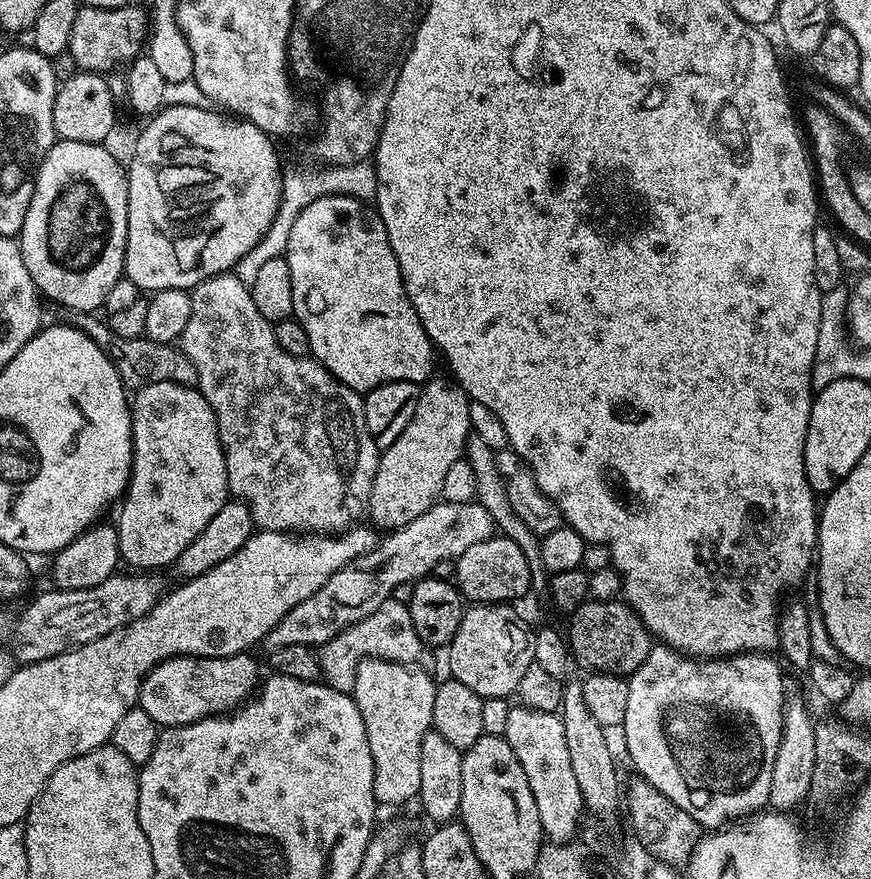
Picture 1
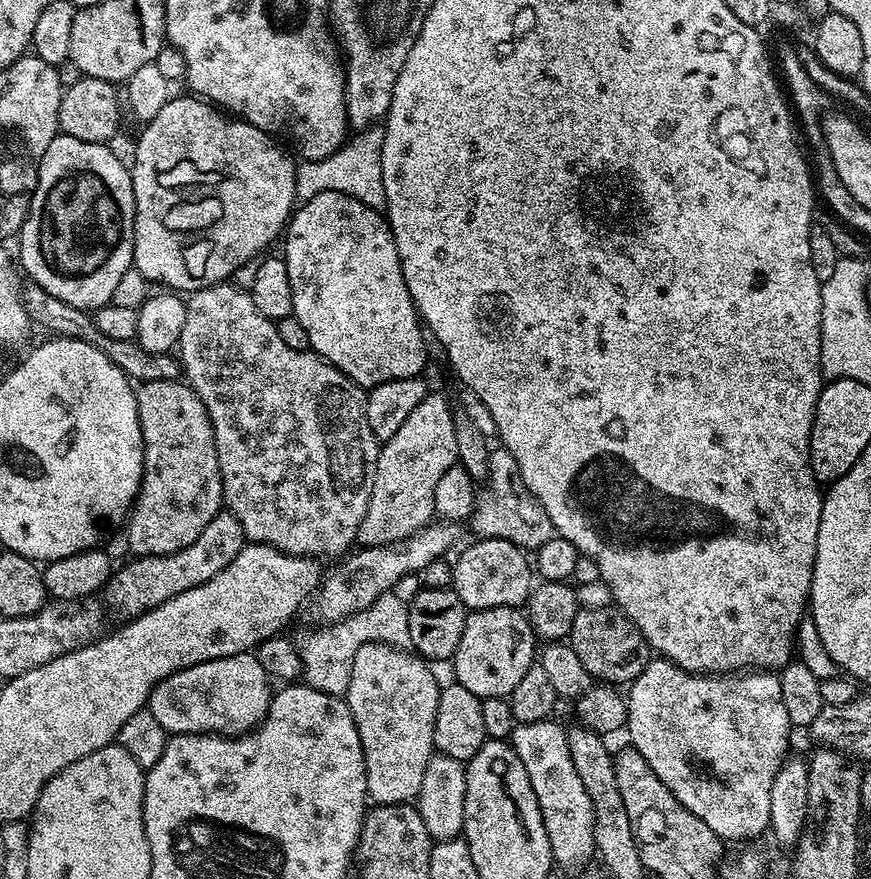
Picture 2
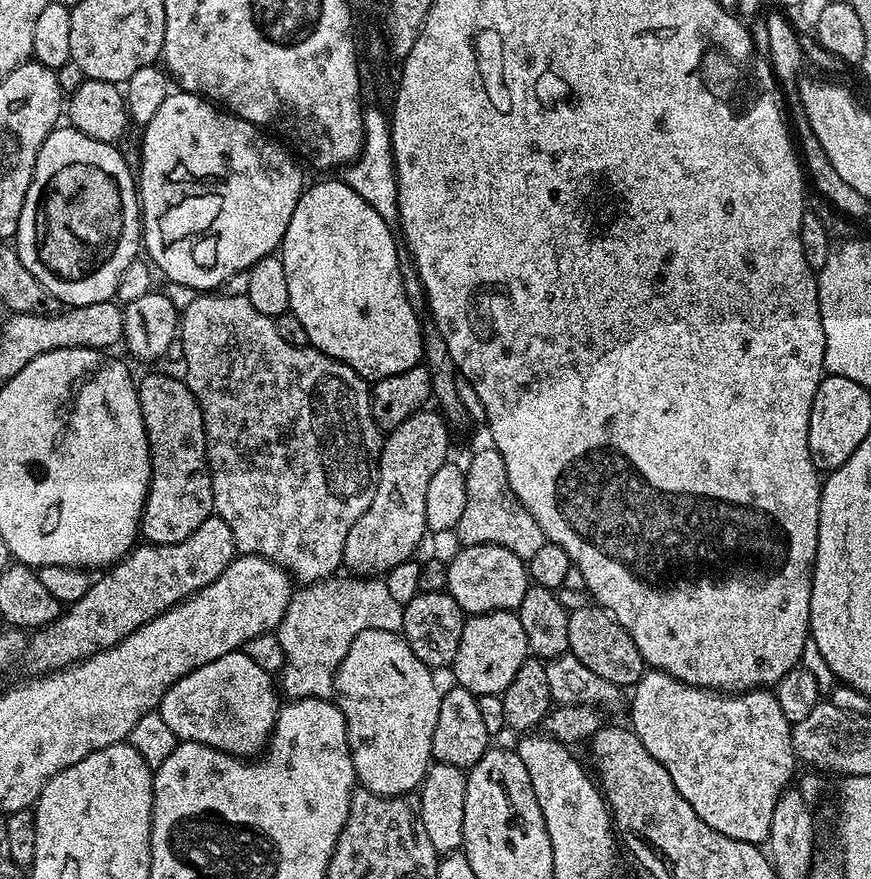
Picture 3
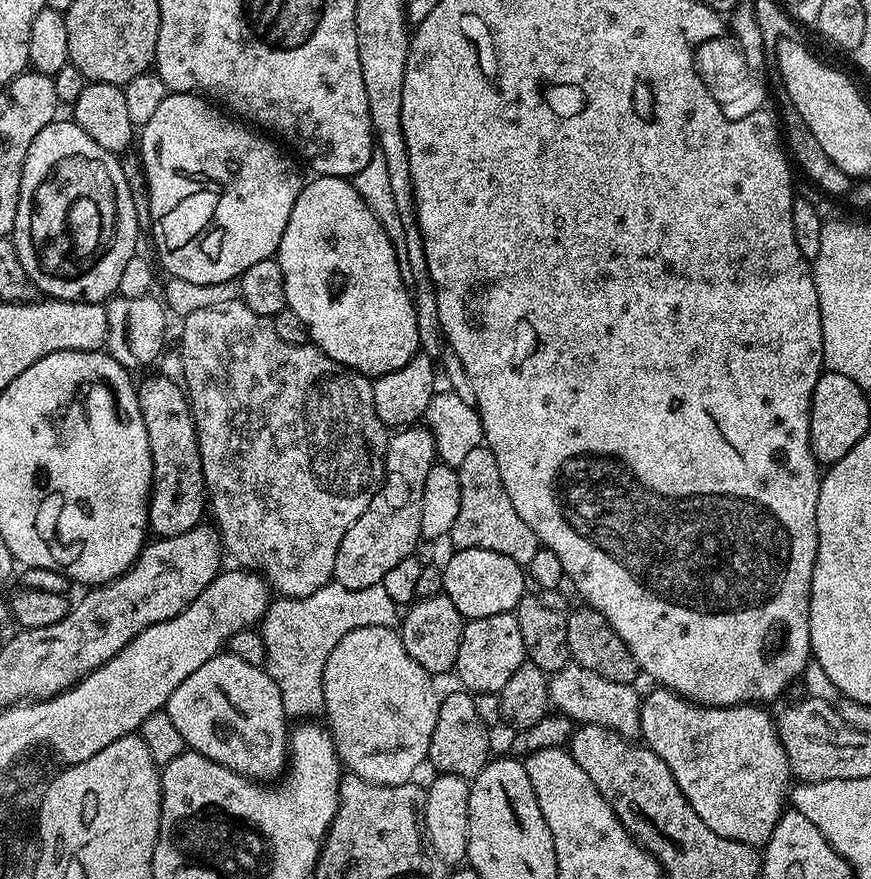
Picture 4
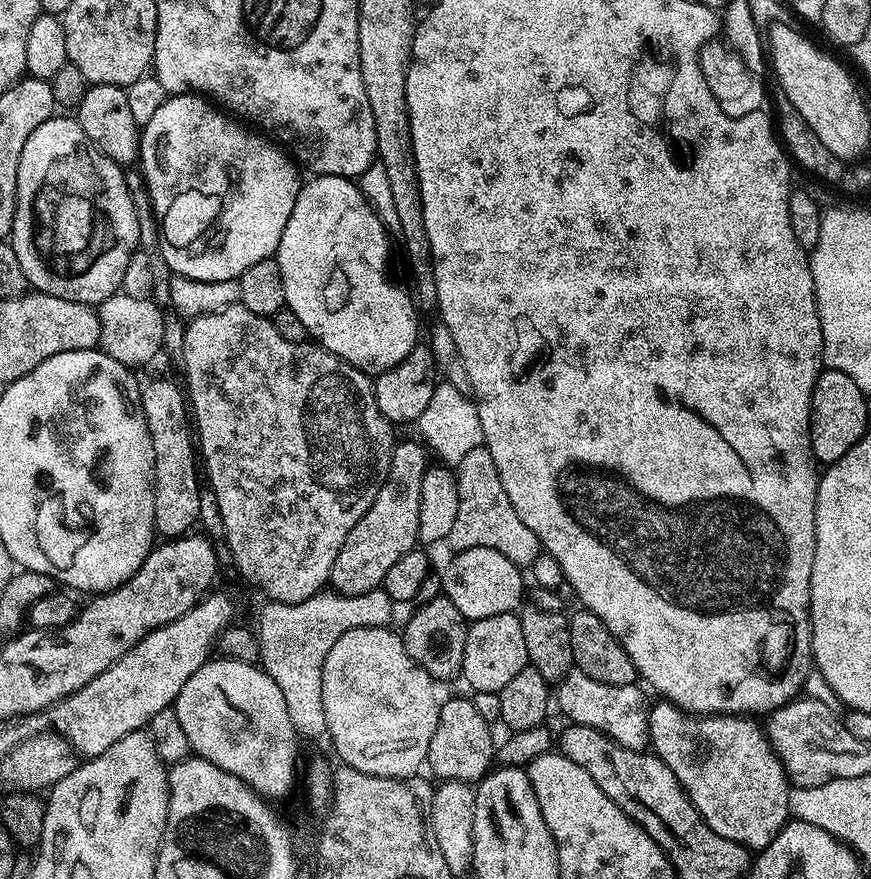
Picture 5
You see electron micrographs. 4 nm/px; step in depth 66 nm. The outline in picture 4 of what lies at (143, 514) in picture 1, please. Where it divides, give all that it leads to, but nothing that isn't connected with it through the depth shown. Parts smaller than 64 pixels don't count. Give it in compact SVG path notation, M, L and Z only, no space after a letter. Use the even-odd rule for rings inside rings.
M148 376L139 381L136 393L138 406L142 410L142 422L146 422L146 438L150 442L152 459L152 495L148 497L148 526L157 537L186 534L206 516L206 489L202 474L202 458L198 450L196 423L192 417L192 406L188 403L187 391L168 376Z

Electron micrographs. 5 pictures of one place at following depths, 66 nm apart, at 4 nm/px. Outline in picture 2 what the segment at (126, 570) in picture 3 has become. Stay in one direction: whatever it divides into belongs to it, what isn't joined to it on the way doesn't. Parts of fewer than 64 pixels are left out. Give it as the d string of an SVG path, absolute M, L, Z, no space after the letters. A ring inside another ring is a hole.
M221 510L190 546L165 556L137 556L129 559L125 568L117 567L102 589L103 603L124 616L120 618L138 617L186 590L194 590L194 586L202 586L202 582L210 582L210 578L234 562L245 543L238 518L232 512Z

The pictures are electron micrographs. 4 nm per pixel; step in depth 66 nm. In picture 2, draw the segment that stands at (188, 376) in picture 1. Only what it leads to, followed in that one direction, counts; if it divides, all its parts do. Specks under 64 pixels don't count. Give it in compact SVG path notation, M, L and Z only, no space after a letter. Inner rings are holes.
M31 282L25 283L23 289L28 319L35 327L37 324L38 327L45 328L48 334L55 334L57 337L65 336L71 340L81 340L98 350L102 350L102 354L106 354L106 358L110 358L110 362L114 362L118 366L118 370L126 373L129 380L145 384L146 382L177 380L181 377L182 369L179 359L175 355L147 352L136 340L106 338L106 334L102 334L102 330L98 330L95 319L85 309L70 306L70 302L62 302L62 298L54 298L54 294L42 290L42 286Z

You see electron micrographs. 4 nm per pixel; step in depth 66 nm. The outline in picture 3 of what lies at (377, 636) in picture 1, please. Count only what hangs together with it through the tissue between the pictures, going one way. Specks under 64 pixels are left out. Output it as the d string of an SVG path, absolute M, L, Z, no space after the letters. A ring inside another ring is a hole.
M340 579L318 580L293 591L286 614L274 629L284 655L284 669L278 674L278 684L285 697L332 700L336 691L336 671L342 658L346 658L346 650L350 650L350 642L366 630L400 632L404 627L404 605L390 595L383 579Z

